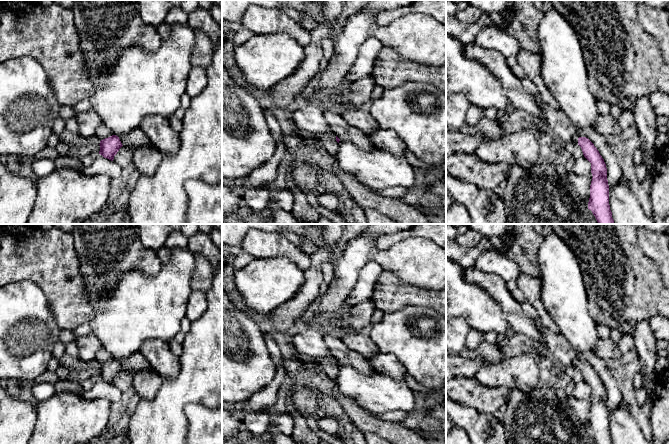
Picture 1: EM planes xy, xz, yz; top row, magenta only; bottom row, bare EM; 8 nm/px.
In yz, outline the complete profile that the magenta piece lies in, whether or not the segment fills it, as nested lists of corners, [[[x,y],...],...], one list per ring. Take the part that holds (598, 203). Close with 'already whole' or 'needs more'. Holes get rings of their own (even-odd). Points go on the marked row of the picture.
[[[575,136],[571,142],[581,147],[584,157],[591,163],[593,177],[588,209],[592,211],[598,224],[614,224],[609,205],[609,185],[604,159],[588,138]]]; needs more

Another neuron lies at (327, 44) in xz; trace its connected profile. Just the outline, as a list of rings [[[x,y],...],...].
[[[325,38],[321,42],[324,55],[327,59],[330,59],[334,54],[333,40],[331,38]]]

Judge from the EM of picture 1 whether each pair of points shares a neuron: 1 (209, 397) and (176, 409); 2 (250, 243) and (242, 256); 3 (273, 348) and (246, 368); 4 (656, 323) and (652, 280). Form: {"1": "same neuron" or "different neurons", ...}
{"1": "same neuron", "2": "different neurons", "3": "different neurons", "4": "different neurons"}

